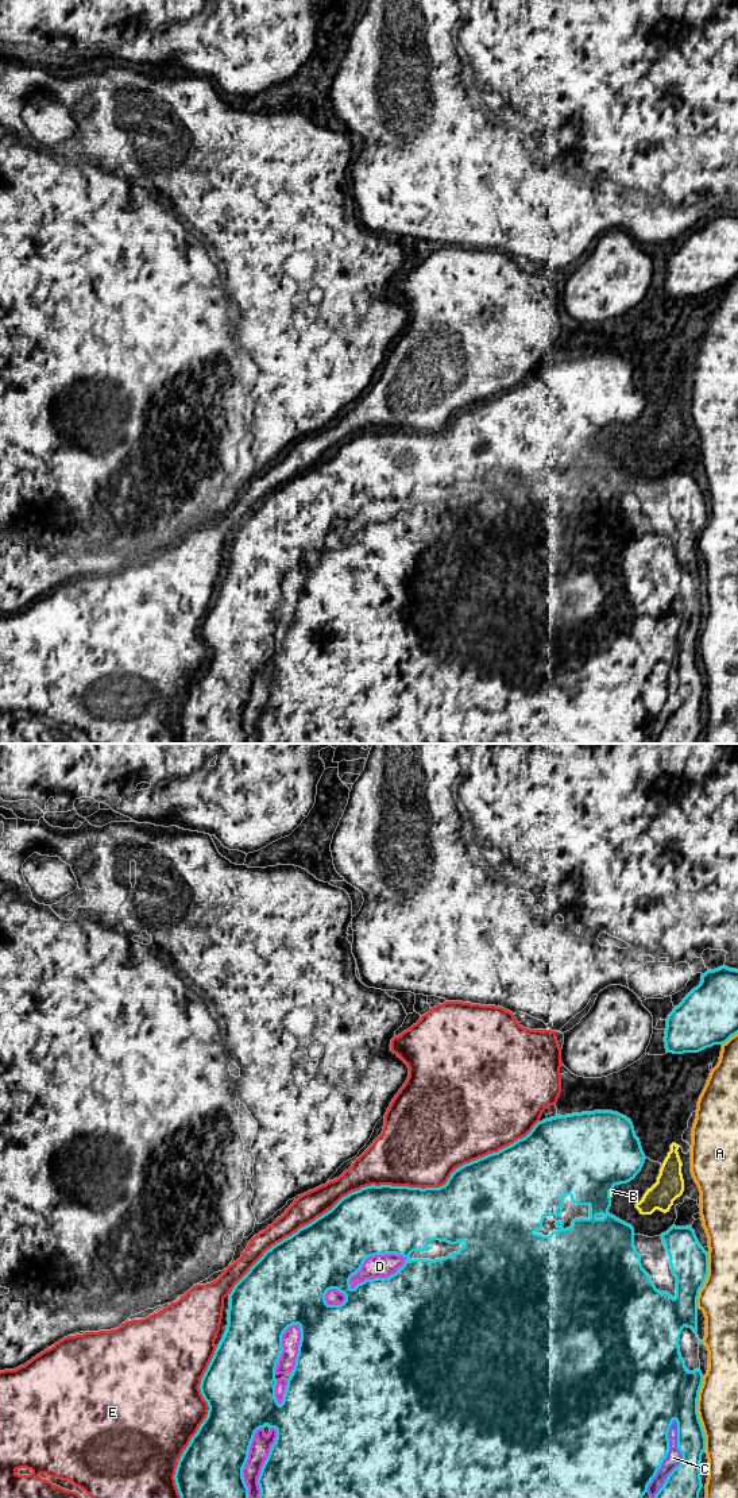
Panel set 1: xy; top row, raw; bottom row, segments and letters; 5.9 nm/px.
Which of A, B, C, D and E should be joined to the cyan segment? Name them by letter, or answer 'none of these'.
C, D

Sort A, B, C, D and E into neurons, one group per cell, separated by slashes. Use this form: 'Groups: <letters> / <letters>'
Groups: A / B / C D / E

